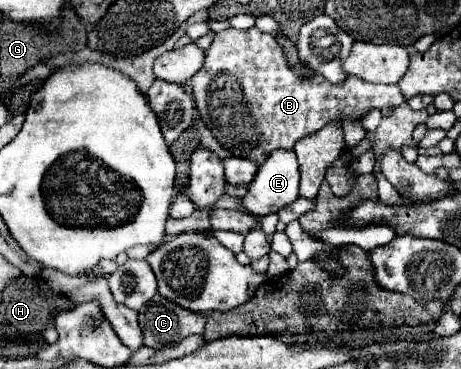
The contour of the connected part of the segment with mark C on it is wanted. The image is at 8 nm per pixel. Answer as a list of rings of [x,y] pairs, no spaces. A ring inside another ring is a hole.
[[[159,293],[139,313],[139,325],[143,331],[143,343],[149,347],[175,345],[189,335],[203,333],[207,317],[193,313]]]

